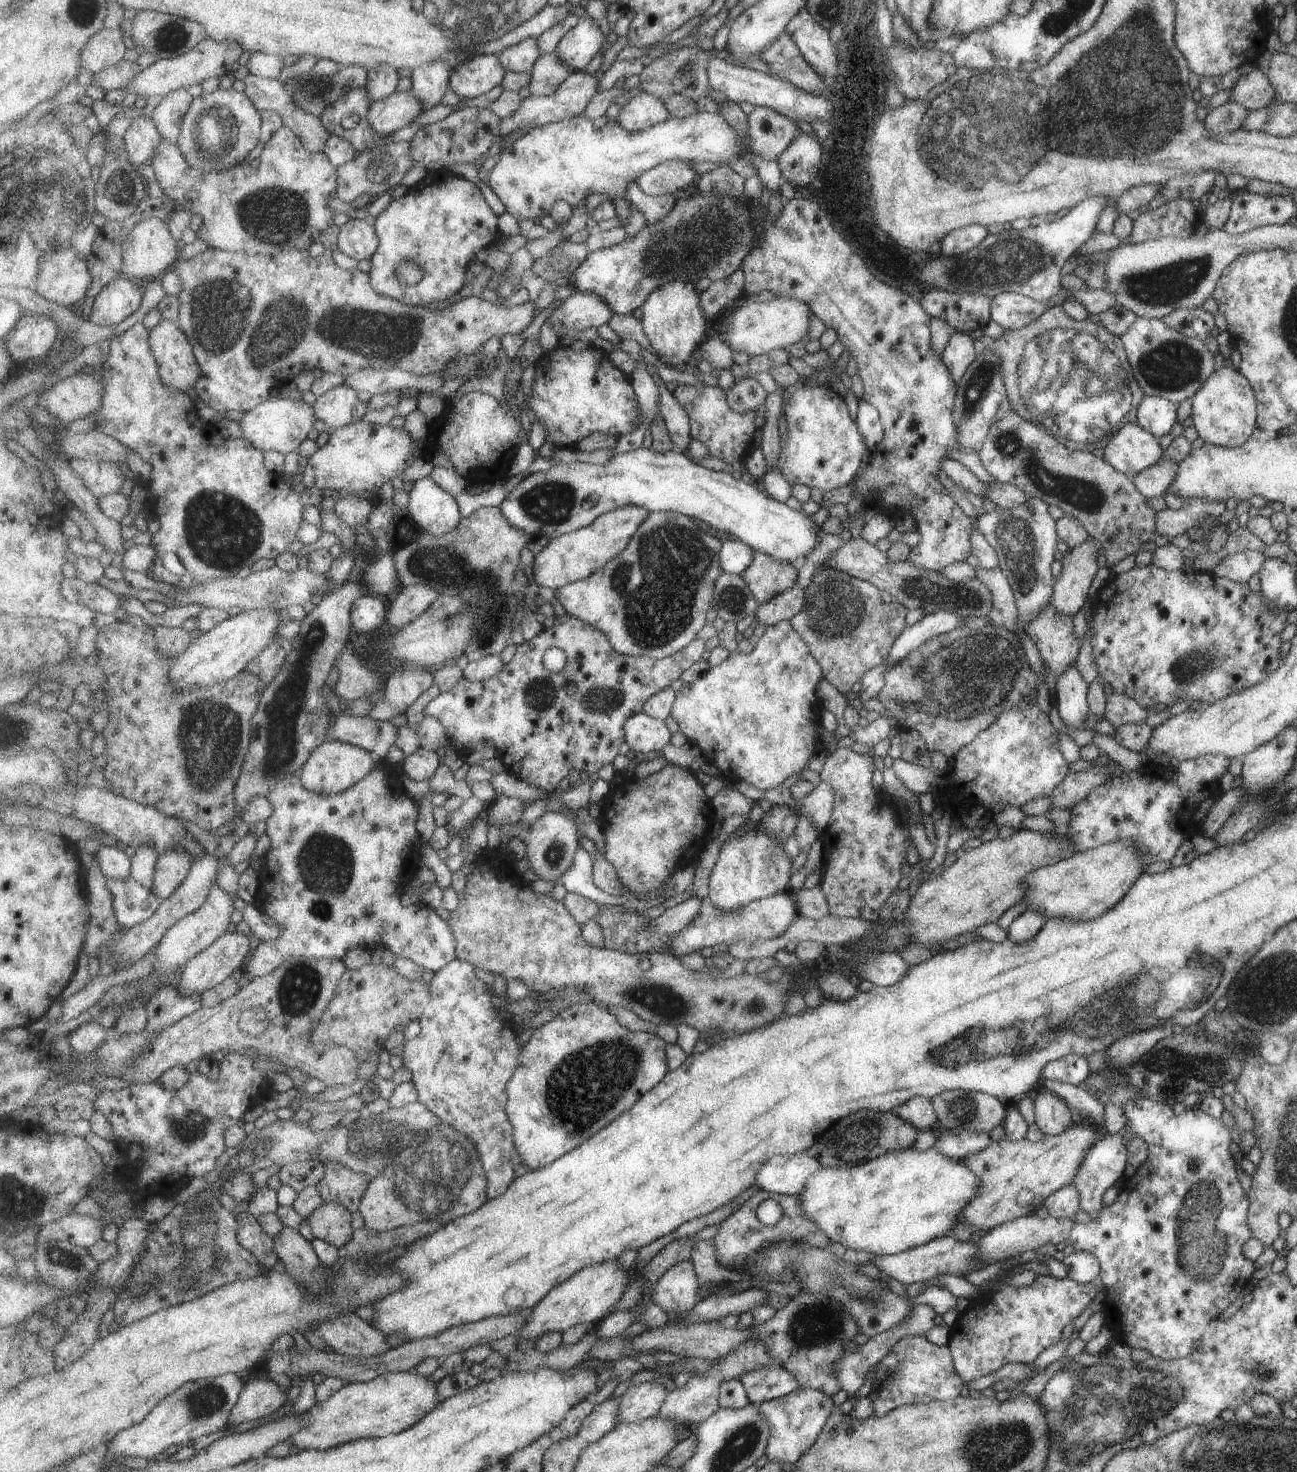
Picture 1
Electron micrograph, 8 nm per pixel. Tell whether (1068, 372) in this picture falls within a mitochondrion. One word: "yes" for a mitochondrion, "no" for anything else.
yes

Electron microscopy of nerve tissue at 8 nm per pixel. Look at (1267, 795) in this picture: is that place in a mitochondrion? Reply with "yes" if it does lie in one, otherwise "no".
no

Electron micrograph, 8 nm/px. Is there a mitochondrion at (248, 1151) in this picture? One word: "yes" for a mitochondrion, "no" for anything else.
yes

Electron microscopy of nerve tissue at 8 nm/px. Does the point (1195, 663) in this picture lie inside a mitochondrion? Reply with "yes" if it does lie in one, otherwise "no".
yes

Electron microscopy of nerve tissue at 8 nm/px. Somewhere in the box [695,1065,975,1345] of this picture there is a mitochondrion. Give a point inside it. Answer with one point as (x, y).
(841, 1284)

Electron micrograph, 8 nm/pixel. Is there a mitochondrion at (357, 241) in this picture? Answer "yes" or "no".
no

